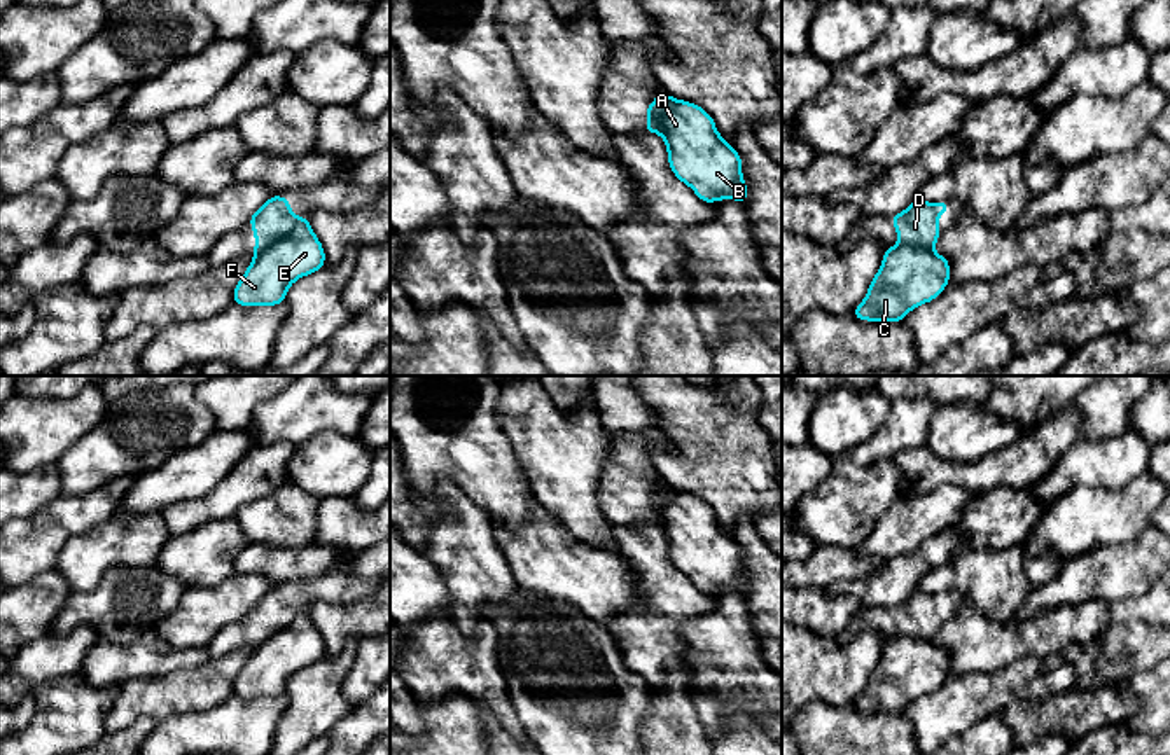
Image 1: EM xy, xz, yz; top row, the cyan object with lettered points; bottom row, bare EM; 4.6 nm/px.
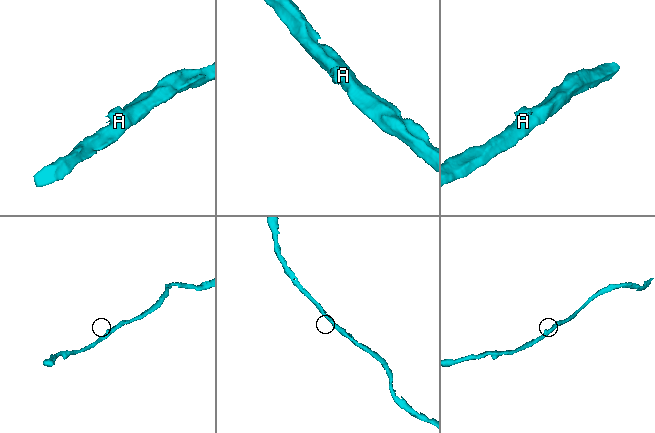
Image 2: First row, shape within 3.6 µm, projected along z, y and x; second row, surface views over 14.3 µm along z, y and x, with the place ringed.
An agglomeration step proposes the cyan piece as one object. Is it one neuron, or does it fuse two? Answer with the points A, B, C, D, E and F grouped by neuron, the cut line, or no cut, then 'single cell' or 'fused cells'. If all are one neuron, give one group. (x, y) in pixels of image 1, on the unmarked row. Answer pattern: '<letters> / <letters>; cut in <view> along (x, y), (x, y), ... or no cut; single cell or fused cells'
A B C E F / D; cut in xy along (298, 609), (287, 626), (256, 647); fused cells

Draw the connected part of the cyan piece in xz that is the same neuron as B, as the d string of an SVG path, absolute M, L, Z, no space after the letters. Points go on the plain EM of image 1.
M661 482L652 493L673 566L689 577L703 594L747 592L742 549L715 521L701 498Z

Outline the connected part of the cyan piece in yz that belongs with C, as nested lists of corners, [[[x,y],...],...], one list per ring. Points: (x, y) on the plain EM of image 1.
[[[899,634],[885,641],[883,654],[867,680],[866,690],[852,706],[866,713],[902,713],[911,701],[934,692],[948,675],[948,650],[936,645],[932,640]]]

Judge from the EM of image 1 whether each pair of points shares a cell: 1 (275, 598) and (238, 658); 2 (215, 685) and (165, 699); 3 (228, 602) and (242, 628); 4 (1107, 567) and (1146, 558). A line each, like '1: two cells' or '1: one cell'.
1: two cells
2: one cell
3: two cells
4: one cell

